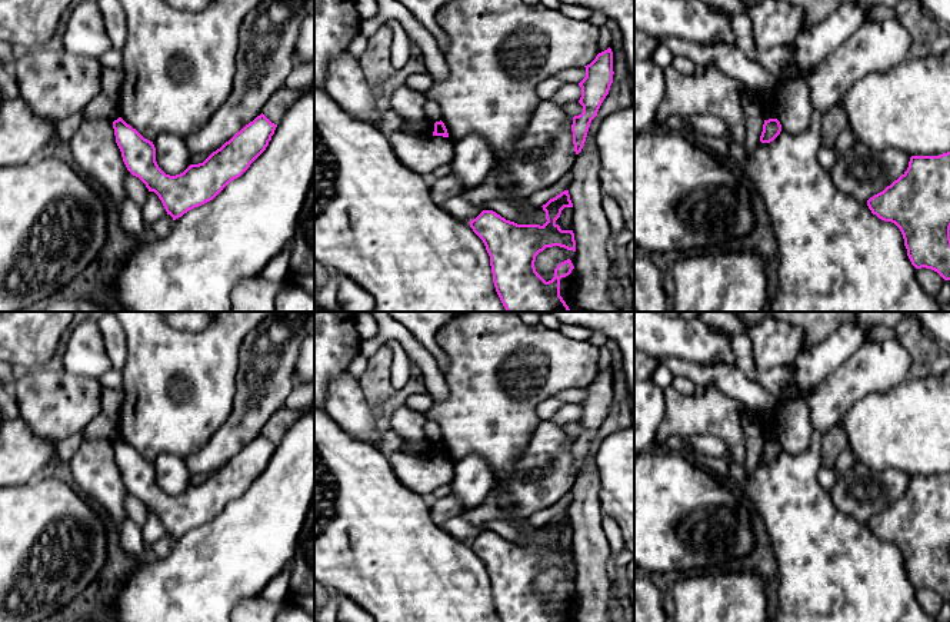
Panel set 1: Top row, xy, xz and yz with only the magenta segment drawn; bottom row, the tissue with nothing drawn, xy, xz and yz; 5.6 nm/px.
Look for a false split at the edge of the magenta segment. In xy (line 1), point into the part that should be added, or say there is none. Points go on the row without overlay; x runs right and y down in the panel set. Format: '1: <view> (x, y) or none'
1: none

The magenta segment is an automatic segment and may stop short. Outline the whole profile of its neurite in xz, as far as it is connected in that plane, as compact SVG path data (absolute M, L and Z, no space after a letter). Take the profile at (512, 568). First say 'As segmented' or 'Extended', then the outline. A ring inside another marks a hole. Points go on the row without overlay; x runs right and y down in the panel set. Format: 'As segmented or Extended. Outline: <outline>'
As segmented. Outline: M569 510L541 528L547 539L543 546L517 545L493 530L483 530L469 542L490 576L493 602L501 622L564 622L560 599L574 589L571 581L561 582L549 602L536 592L534 582L546 568L560 566L576 572L573 551L561 551L556 543L564 528L573 528Z

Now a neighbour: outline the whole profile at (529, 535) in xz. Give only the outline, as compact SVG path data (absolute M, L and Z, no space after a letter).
M507 516L507 522L511 522L520 528L520 535L514 543L517 545L540 545L543 546L546 539L546 532L543 528L534 528L527 523L527 518L521 516Z

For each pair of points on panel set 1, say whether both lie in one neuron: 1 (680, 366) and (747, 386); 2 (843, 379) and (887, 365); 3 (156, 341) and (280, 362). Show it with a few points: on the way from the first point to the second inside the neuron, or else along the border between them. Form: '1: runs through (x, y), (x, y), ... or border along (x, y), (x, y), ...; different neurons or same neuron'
1: runs through (697, 373), (720, 375), (730, 381); same neuron
2: runs through (854, 379), (876, 368); same neuron
3: border along (256, 326), (244, 338), (239, 349), (234, 388); different neurons

